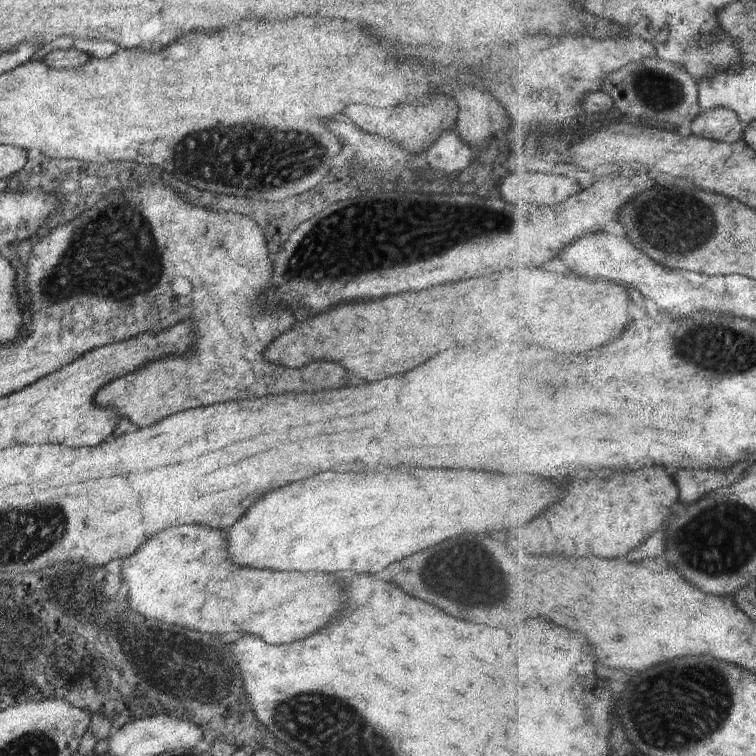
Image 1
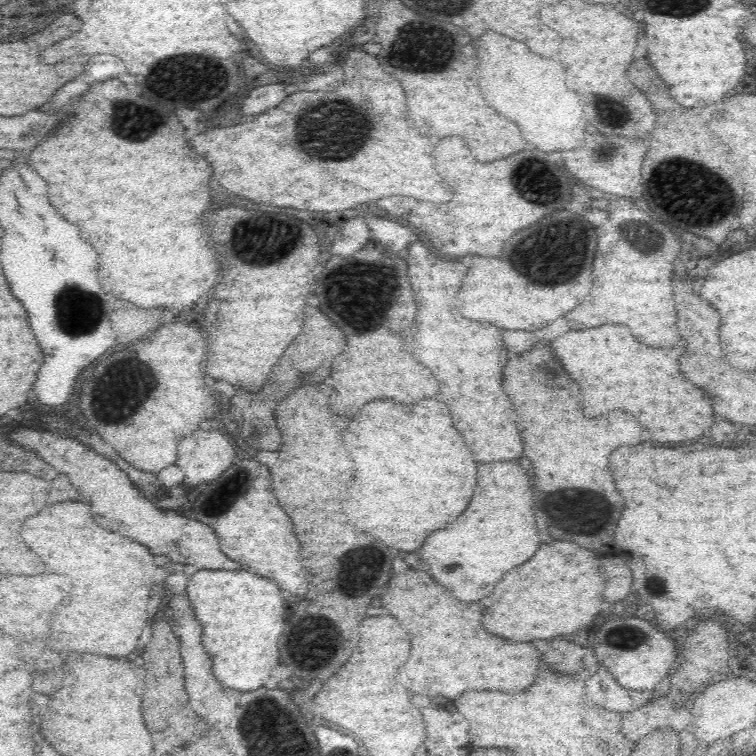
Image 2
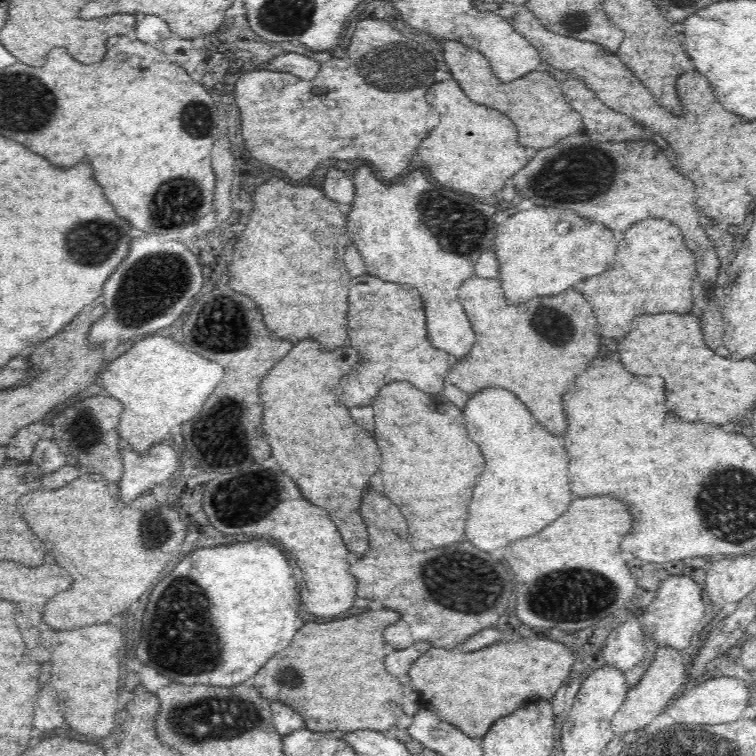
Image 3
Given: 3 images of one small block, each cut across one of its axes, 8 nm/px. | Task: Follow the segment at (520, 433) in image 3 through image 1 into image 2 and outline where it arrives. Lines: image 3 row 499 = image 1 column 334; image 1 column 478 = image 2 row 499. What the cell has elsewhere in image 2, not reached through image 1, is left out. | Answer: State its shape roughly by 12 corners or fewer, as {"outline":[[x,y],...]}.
{"outline":[[480,464],[454,524],[418,548],[462,602],[540,546],[522,466]]}

